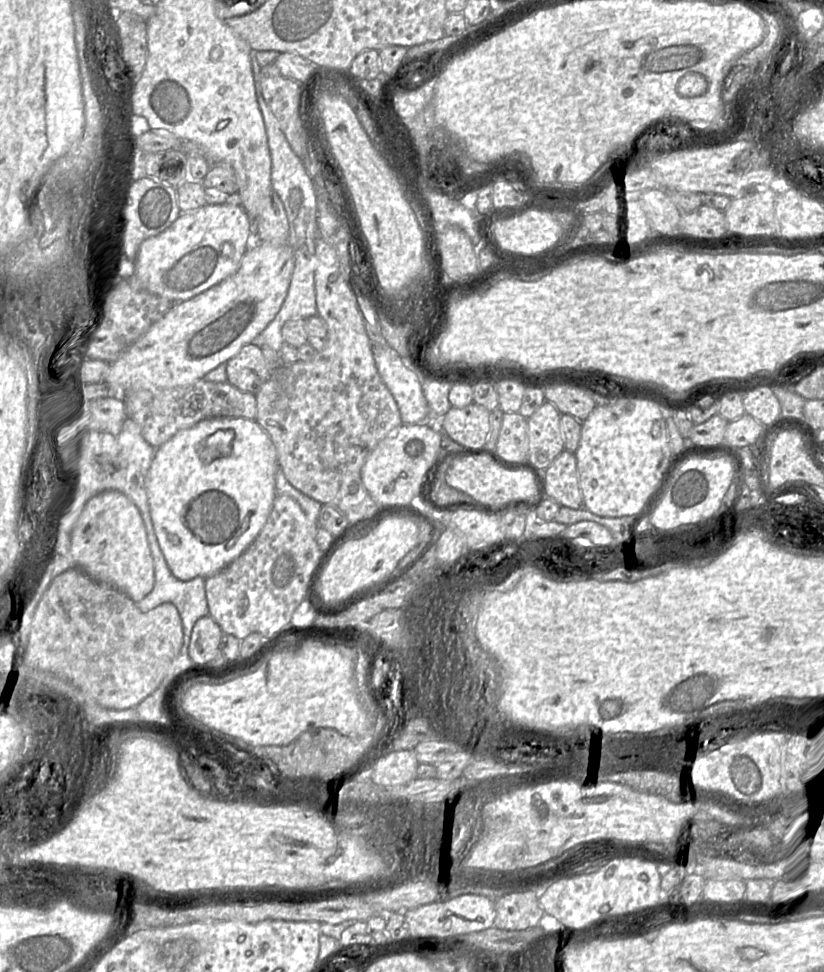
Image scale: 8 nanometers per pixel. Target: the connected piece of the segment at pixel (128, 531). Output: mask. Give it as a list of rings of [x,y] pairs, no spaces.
[[[103,491],[86,503],[73,532],[72,555],[91,578],[116,588],[134,602],[154,587],[153,559],[142,517],[134,503],[119,491]]]

